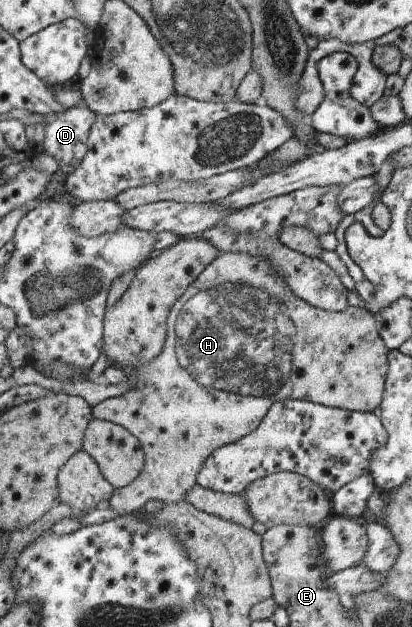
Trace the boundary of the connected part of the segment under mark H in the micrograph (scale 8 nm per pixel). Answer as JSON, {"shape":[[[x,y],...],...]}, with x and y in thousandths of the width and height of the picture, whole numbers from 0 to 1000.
{"shape":[[[536,404],[498,434],[478,445],[473,451],[456,461],[456,470],[444,470],[417,488],[410,507],[405,507],[405,537],[400,539],[398,560],[376,569],[371,576],[333,585],[316,595],[313,601],[325,608],[325,617],[308,624],[301,630],[284,635],[267,635],[250,640],[243,646],[226,649],[228,667],[240,670],[265,670],[291,676],[308,683],[323,694],[342,703],[342,710],[352,719],[352,745],[342,756],[318,774],[299,778],[279,778],[274,794],[265,801],[265,809],[279,812],[291,823],[311,820],[330,820],[345,815],[347,805],[357,799],[371,796],[396,801],[398,805],[415,805],[415,802],[439,802],[439,799],[456,799],[473,805],[488,815],[502,815],[512,821],[580,834],[600,844],[614,841],[619,834],[617,826],[604,817],[604,805],[600,796],[587,788],[563,789],[546,788],[512,780],[498,780],[481,770],[481,759],[488,748],[498,745],[502,732],[536,713],[558,710],[592,699],[624,681],[633,679],[643,665],[660,656],[667,643],[711,638],[748,638],[765,644],[796,648],[799,651],[825,651],[845,656],[871,657],[917,657],[925,643],[934,632],[934,608],[944,596],[944,557],[934,550],[930,537],[925,537],[922,523],[917,522],[913,506],[886,491],[850,488],[835,496],[803,498],[765,490],[755,483],[745,483],[740,477],[714,470],[711,464],[697,458],[692,445],[677,442],[663,429],[663,423],[638,413],[638,410],[614,410],[604,404]]]}

